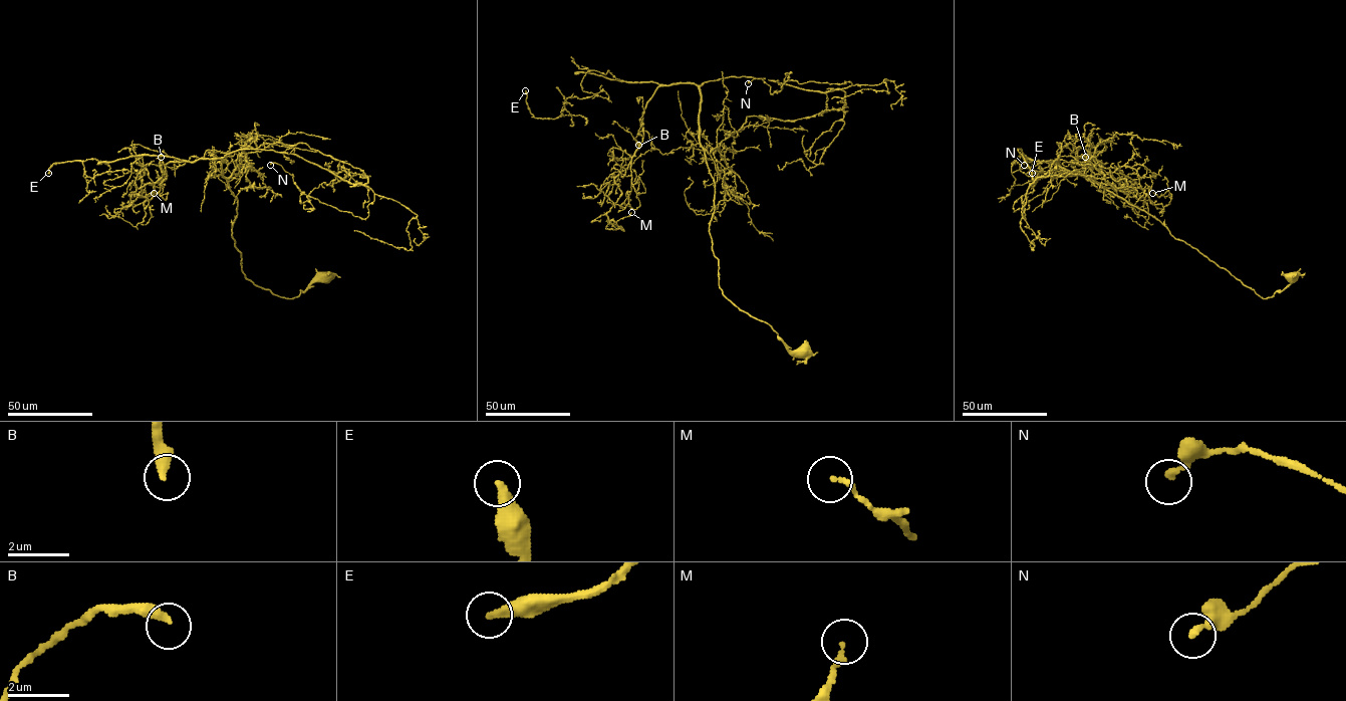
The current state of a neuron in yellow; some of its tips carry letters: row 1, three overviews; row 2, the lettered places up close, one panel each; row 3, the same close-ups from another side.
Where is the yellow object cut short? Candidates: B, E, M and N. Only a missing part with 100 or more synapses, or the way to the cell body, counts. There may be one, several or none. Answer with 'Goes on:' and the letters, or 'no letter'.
Goes on: E

